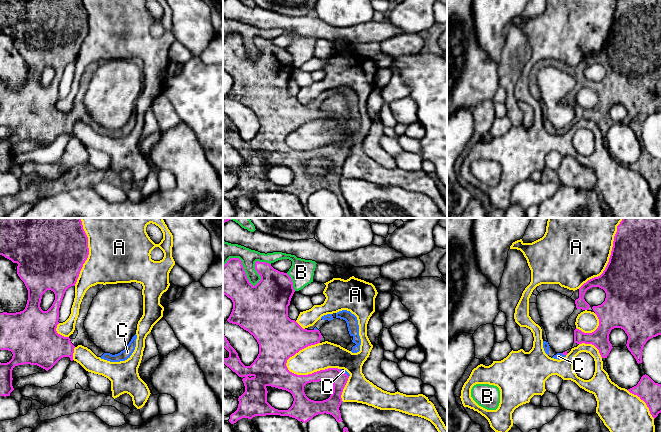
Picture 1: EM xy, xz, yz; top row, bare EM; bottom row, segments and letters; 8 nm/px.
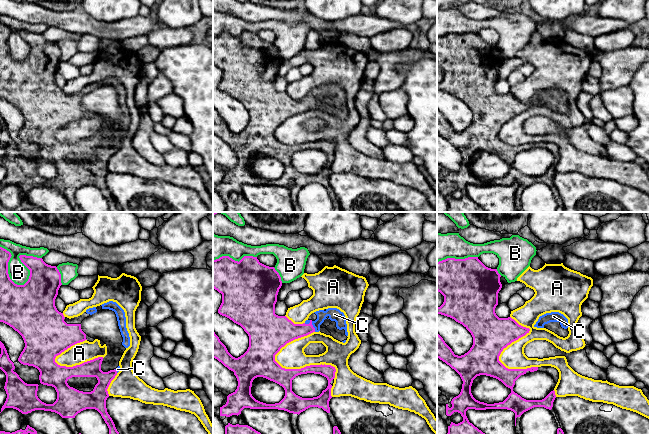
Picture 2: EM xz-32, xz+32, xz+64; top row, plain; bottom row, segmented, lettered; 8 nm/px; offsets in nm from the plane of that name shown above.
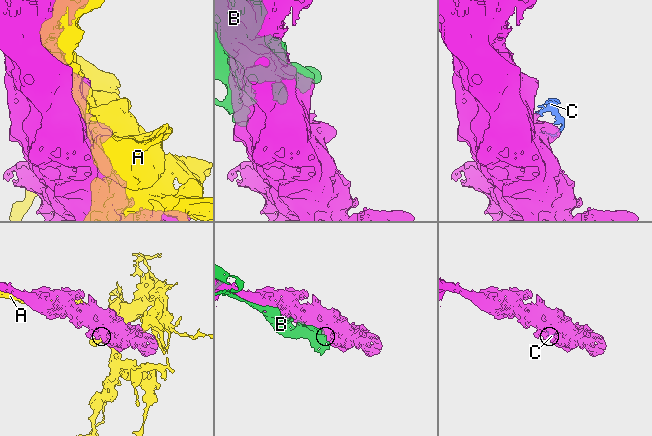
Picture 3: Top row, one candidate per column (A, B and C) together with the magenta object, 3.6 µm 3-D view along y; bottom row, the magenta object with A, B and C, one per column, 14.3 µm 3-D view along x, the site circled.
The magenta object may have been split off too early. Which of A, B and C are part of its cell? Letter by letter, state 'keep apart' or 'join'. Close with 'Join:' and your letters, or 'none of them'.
A: keep apart
B: keep apart
C: join
Join: C

